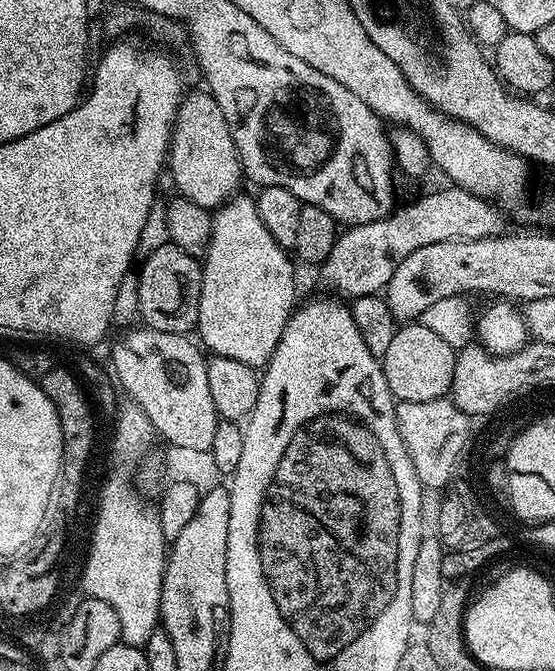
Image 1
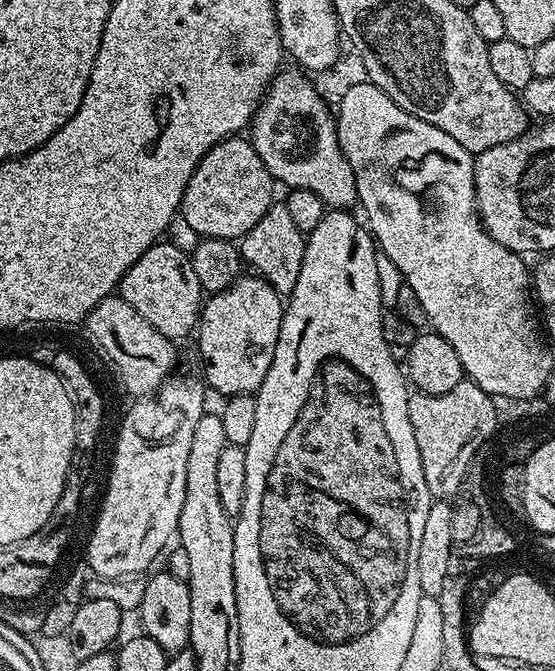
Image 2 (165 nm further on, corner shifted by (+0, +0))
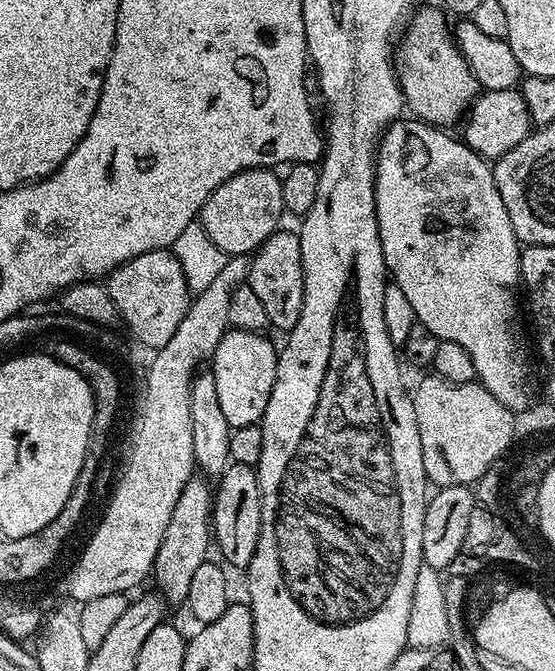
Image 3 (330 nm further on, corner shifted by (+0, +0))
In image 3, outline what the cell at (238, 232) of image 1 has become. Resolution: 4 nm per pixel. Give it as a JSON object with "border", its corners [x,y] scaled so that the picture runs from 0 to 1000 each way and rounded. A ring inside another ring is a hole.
{"border":[[[418,489],[404,496],[378,532],[378,553],[386,563],[386,575],[393,575],[393,599],[400,605],[400,618],[416,638],[434,638],[452,632],[467,632],[476,623],[479,602],[494,581],[497,568],[499,514],[481,507],[476,495],[452,495],[436,489]]]}

